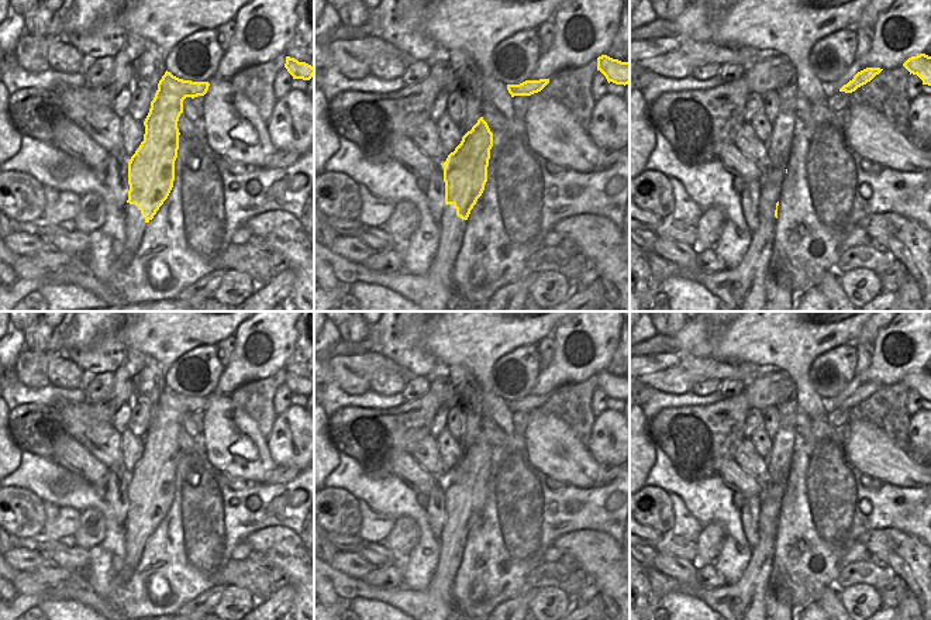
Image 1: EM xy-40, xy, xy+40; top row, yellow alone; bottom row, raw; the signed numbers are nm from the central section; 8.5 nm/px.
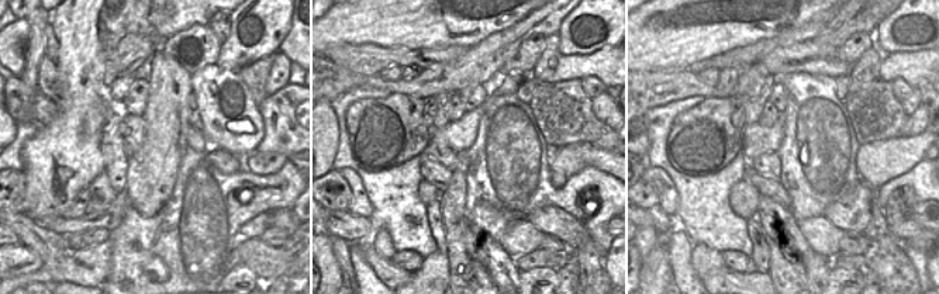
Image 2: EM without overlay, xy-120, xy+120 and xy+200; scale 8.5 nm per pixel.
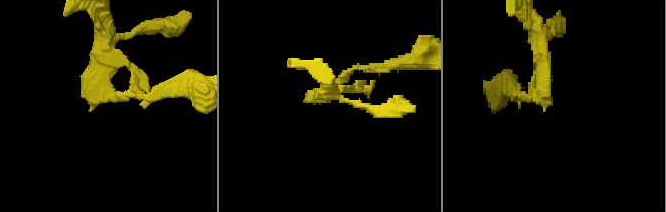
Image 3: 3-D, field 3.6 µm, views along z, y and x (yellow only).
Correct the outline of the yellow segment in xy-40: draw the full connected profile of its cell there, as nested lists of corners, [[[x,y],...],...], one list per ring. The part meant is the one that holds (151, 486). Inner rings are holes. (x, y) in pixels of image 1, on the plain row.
[[[165,388],[144,437],[145,450],[128,478],[128,516],[124,564],[137,568],[148,538],[168,514],[175,496],[175,476],[179,465],[177,437],[186,413],[204,411],[208,397],[192,397]]]

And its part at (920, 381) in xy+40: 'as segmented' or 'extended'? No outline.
as segmented

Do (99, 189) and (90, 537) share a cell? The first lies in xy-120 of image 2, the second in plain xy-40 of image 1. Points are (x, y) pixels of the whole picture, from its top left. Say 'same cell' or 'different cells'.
same cell

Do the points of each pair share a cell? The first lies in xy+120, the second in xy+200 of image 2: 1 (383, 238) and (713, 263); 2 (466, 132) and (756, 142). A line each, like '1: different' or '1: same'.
1: same
2: same

